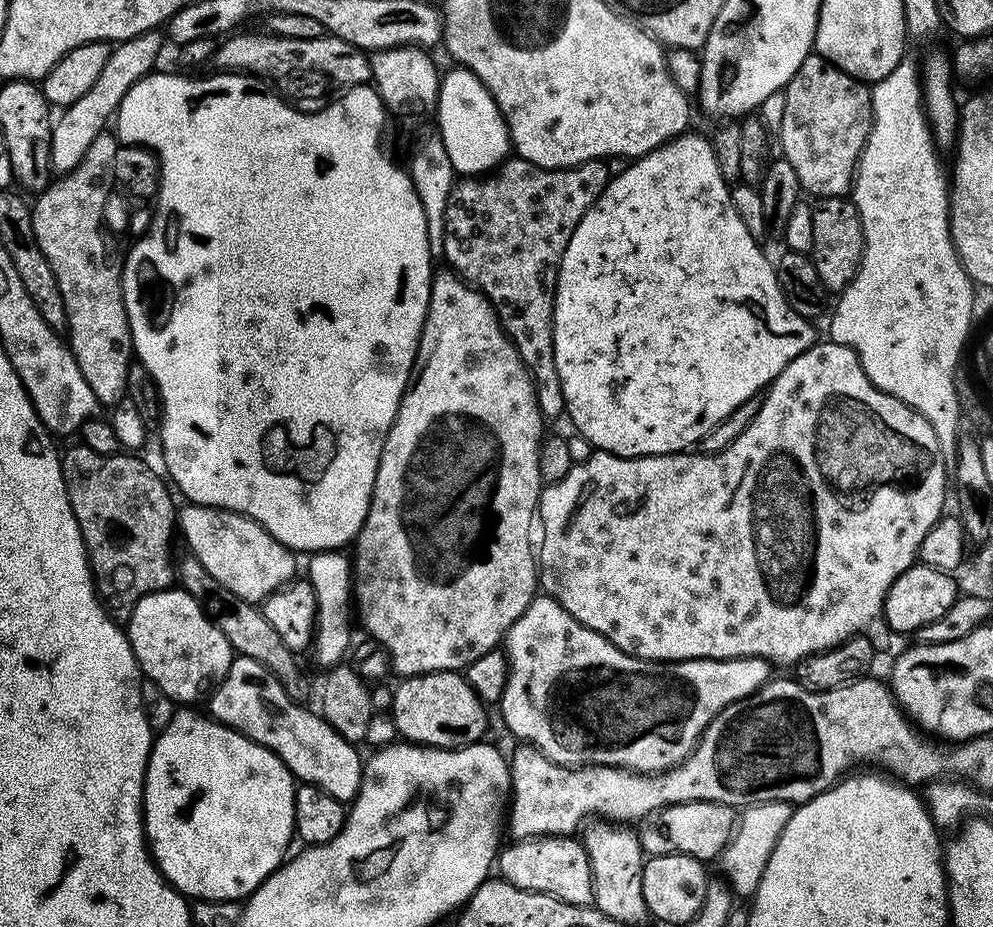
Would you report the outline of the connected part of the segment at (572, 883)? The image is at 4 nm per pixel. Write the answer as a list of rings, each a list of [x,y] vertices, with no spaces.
[[[535,836],[532,840],[505,843],[498,852],[498,868],[499,864],[499,879],[505,880],[508,884],[513,884],[515,888],[521,888],[527,892],[541,892],[583,908],[589,907],[593,903],[594,882],[592,881],[590,860],[584,850],[583,843],[572,836]]]

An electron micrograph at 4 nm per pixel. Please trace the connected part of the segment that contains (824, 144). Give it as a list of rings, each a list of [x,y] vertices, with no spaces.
[[[809,54],[802,62],[802,66],[798,66],[798,70],[794,74],[794,78],[790,78],[788,87],[783,89],[782,97],[784,96],[784,109],[780,112],[780,140],[778,136],[778,148],[782,151],[782,159],[790,162],[790,166],[794,166],[794,174],[798,174],[798,182],[801,189],[805,193],[808,192],[812,198],[819,198],[821,196],[842,196],[847,197],[851,193],[853,183],[856,178],[856,166],[860,162],[860,155],[862,154],[868,135],[872,129],[872,89],[865,81],[855,80],[850,74],[846,74],[842,69],[835,68],[835,66],[828,60],[823,60],[822,57]]]

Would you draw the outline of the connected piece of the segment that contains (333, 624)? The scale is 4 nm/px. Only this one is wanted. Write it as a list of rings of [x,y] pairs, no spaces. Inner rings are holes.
[[[329,550],[327,552],[318,552],[311,557],[308,564],[308,576],[314,591],[316,591],[316,602],[318,605],[318,623],[314,633],[314,649],[316,648],[316,660],[321,664],[324,670],[327,670],[345,659],[344,651],[348,648],[348,643],[352,640],[352,632],[348,629],[348,608],[350,612],[350,601],[354,596],[354,568],[344,557],[345,553],[340,550]]]

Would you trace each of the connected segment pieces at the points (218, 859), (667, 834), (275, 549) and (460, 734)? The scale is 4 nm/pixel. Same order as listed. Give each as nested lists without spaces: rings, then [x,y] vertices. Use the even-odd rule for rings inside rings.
[[[180,710],[176,717],[169,722],[164,728],[164,733],[155,737],[152,752],[148,756],[148,769],[146,774],[142,777],[142,795],[144,797],[144,835],[148,841],[148,850],[150,859],[156,865],[156,869],[164,875],[164,879],[176,889],[177,892],[182,893],[186,898],[191,898],[193,901],[198,900],[235,900],[237,902],[243,901],[245,898],[255,892],[256,887],[265,880],[267,876],[271,876],[277,868],[281,867],[282,861],[285,859],[284,851],[288,848],[288,843],[294,840],[294,829],[296,826],[296,819],[294,818],[294,798],[296,797],[296,788],[280,788],[280,772],[282,773],[281,760],[276,757],[276,753],[271,752],[269,748],[263,748],[261,744],[255,744],[250,738],[246,738],[243,734],[236,731],[234,728],[227,728],[226,725],[221,724],[219,720],[209,718],[207,715],[199,716],[196,712],[188,712],[192,710]]]
[[[682,802],[661,808],[639,825],[638,835],[645,857],[682,854],[701,862],[715,861],[736,830],[738,812],[731,804],[722,802]]]
[[[188,502],[179,509],[178,528],[181,533],[184,531],[187,551],[196,556],[211,577],[236,595],[238,600],[259,605],[297,579],[297,553],[278,542],[249,516]]]
[[[431,672],[425,676],[410,676],[399,681],[392,696],[390,715],[397,733],[405,741],[430,748],[464,748],[485,739],[488,712],[470,686],[467,675],[460,672]]]

